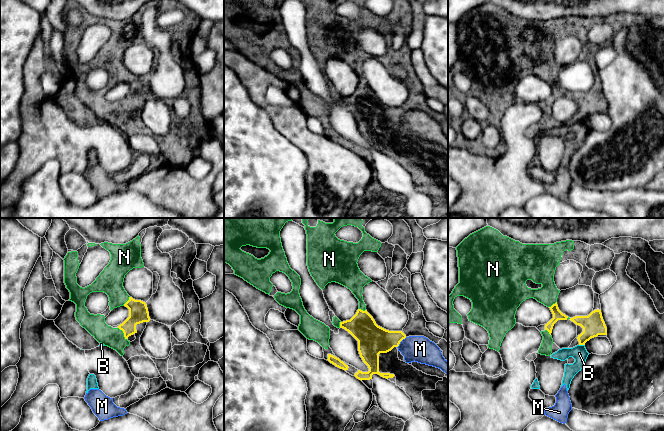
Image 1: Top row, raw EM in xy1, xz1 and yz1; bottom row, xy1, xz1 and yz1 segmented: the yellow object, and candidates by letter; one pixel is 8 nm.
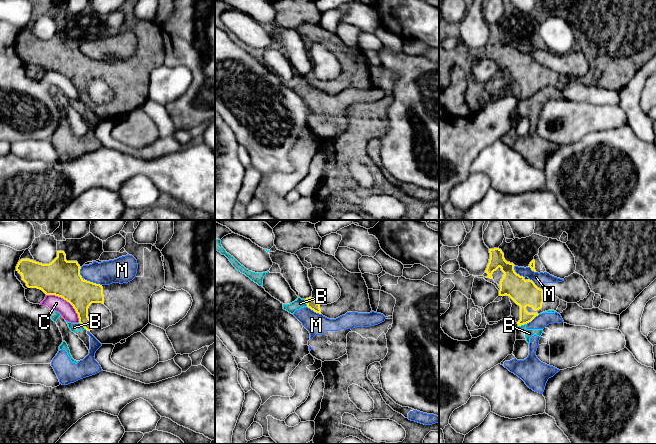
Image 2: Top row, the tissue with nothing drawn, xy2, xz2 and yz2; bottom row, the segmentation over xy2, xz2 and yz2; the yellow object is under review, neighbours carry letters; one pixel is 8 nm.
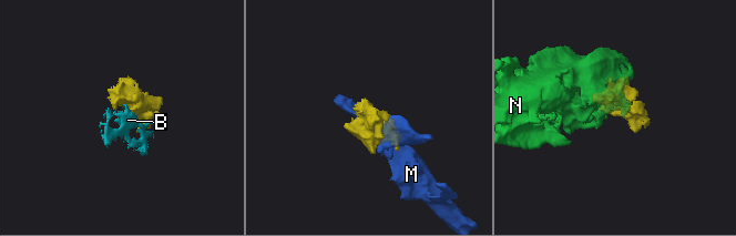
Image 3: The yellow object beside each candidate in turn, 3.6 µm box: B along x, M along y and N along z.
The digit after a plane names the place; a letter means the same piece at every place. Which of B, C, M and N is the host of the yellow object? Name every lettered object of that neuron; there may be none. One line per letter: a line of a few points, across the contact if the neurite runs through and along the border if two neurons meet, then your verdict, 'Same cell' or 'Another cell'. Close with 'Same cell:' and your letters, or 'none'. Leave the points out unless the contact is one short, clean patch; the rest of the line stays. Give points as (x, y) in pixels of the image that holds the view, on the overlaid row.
B: Another cell
C: Line: xy2 (46, 294), (54, 294), (65, 299), (74, 309), (79, 322). Another cell
M: Another cell
N: Same cell
Same cell: N

